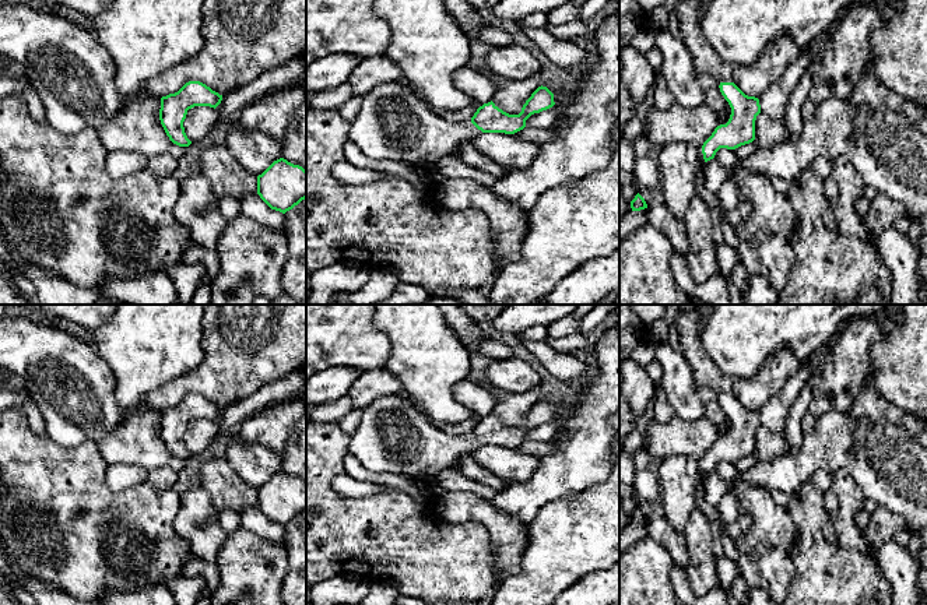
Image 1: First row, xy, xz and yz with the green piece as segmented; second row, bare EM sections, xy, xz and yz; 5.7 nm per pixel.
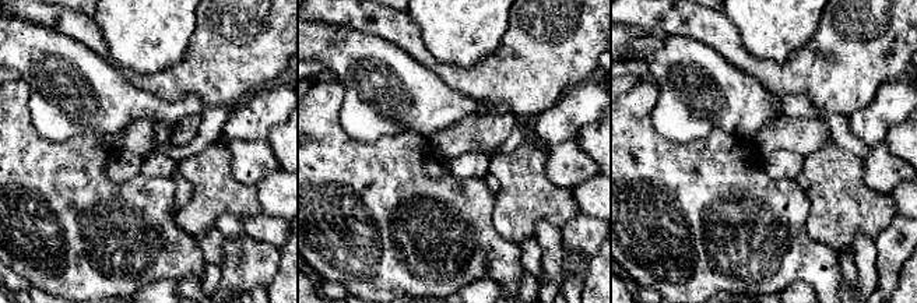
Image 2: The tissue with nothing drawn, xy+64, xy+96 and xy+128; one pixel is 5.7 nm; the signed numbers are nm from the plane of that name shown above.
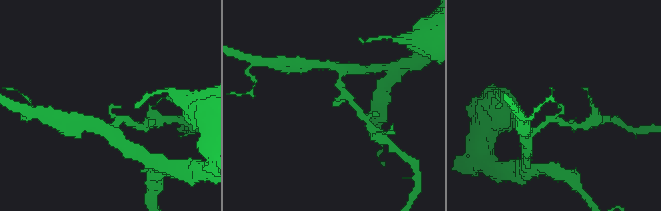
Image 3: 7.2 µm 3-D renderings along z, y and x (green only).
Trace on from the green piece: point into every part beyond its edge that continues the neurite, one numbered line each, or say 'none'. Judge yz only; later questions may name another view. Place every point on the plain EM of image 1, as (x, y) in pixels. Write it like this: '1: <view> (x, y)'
none

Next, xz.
1: xz (393, 436)

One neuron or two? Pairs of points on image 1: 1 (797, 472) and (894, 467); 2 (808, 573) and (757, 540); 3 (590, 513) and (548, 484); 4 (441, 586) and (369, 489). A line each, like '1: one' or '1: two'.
1: one
2: two
3: two
4: two

